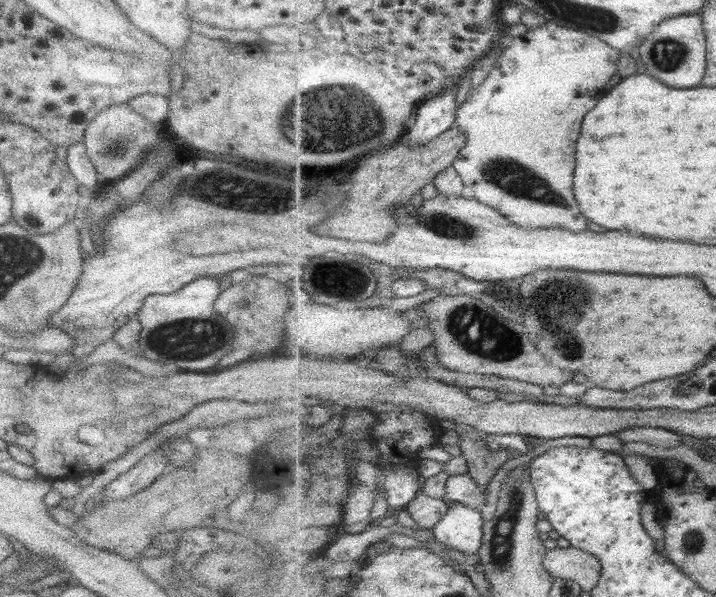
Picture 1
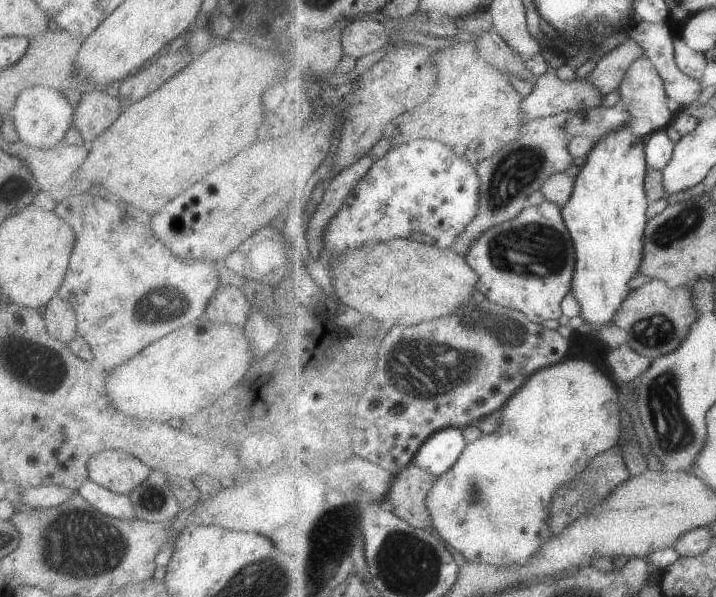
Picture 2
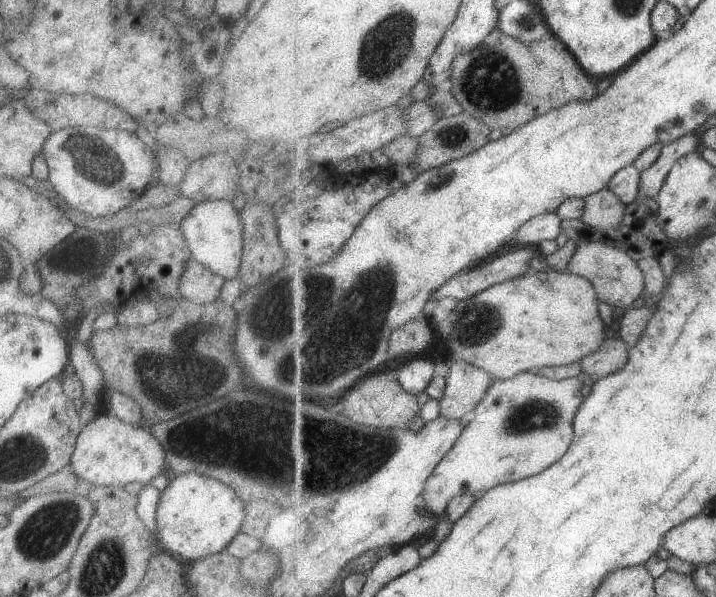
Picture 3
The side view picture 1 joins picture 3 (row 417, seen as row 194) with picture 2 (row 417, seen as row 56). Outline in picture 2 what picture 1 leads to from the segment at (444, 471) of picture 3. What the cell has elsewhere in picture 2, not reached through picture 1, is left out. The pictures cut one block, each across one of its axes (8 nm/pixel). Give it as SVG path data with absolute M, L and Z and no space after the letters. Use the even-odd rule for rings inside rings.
M567 357L564 361L548 366L532 374L528 381L501 408L500 427L491 434L484 434L468 443L453 468L442 474L428 494L428 507L433 517L433 531L436 532L453 551L461 553L469 561L481 561L495 567L505 565L524 565L544 544L554 536L549 530L550 508L557 491L576 479L583 478L589 470L592 460L605 451L616 447L621 442L621 418L619 412L624 405L615 385L593 361L581 360L579 357Z

